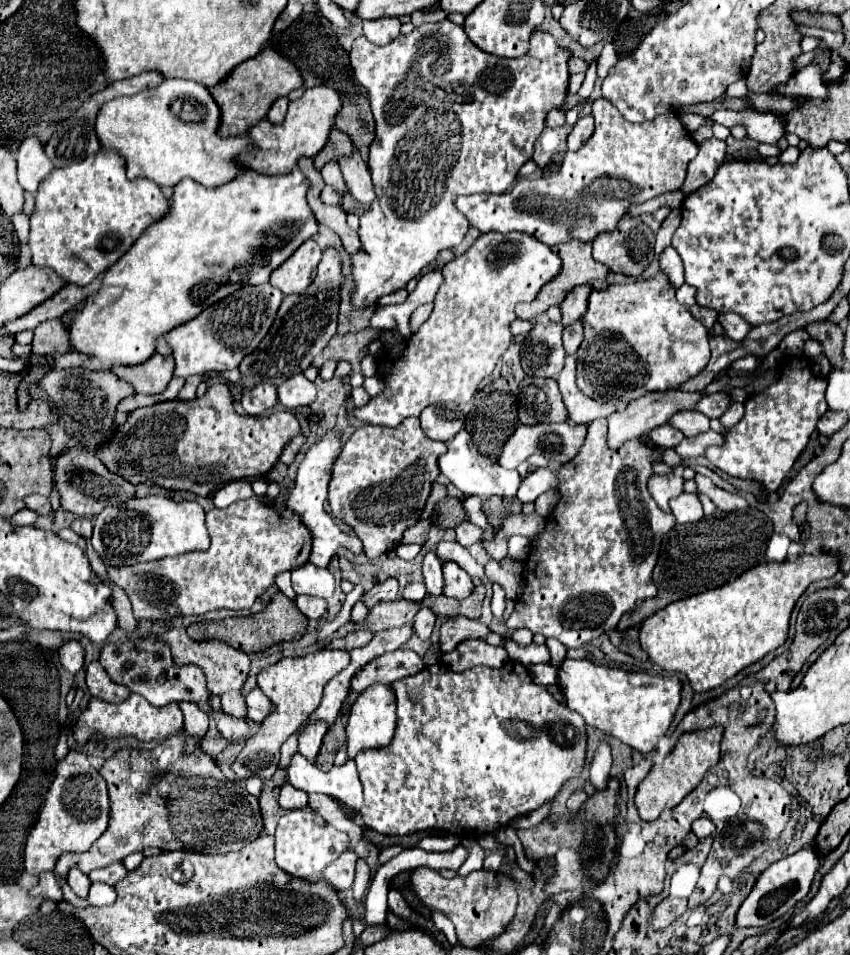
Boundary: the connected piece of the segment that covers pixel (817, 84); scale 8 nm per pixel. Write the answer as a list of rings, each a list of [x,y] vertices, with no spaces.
[[[813,64],[799,70],[787,84],[779,84],[771,90],[779,96],[789,98],[825,98],[825,86],[821,82],[821,70]]]

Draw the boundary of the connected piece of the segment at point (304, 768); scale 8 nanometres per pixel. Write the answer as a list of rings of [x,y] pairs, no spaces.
[[[295,752],[289,762],[287,776],[289,782],[303,792],[329,794],[353,810],[359,810],[363,804],[363,788],[355,760],[351,758],[339,767],[333,766],[329,772],[321,772],[313,762]]]

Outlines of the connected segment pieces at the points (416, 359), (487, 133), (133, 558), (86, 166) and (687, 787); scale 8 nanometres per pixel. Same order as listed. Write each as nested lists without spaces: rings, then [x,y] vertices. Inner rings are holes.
[[[519,232],[481,234],[465,254],[447,262],[443,266],[443,284],[435,296],[433,312],[429,320],[405,340],[401,356],[393,358],[391,354],[381,354],[377,358],[377,370],[385,384],[383,392],[371,398],[365,406],[353,408],[353,416],[369,426],[397,428],[405,418],[419,416],[423,408],[439,402],[455,402],[464,416],[475,408],[473,396],[479,382],[493,372],[497,360],[511,344],[511,322],[515,316],[515,304],[531,302],[543,284],[553,280],[561,270],[561,258],[551,252],[549,246],[533,240],[533,236],[521,236]]]
[[[441,20],[441,22],[435,22],[435,24],[421,24],[421,26],[413,28],[409,34],[399,34],[395,40],[391,40],[385,46],[377,46],[377,44],[369,42],[365,36],[359,36],[353,42],[351,66],[355,70],[357,82],[369,94],[371,110],[373,110],[373,118],[375,118],[375,140],[371,144],[371,154],[369,154],[369,172],[371,172],[371,178],[373,178],[373,184],[375,184],[375,194],[377,194],[377,198],[371,204],[371,212],[365,212],[361,216],[359,236],[361,236],[361,242],[363,242],[363,250],[359,254],[351,256],[353,276],[355,276],[355,294],[353,294],[353,304],[355,306],[371,306],[371,304],[375,304],[375,300],[379,296],[385,296],[389,292],[405,288],[411,278],[415,278],[425,266],[435,262],[437,254],[443,248],[459,246],[463,236],[469,230],[469,220],[455,208],[455,198],[477,194],[477,192],[503,194],[515,182],[515,178],[519,174],[519,168],[527,160],[531,160],[533,146],[535,146],[537,138],[541,136],[541,132],[545,130],[545,116],[553,108],[557,108],[557,106],[561,106],[565,102],[567,86],[569,86],[569,60],[571,60],[573,54],[571,54],[571,50],[559,46],[557,40],[551,34],[541,32],[541,30],[535,30],[531,34],[529,42],[531,42],[531,46],[529,46],[527,54],[521,56],[521,58],[491,56],[491,54],[483,52],[481,48],[477,48],[469,40],[463,26],[453,24],[449,20]]]
[[[169,496],[131,498],[121,506],[105,508],[93,526],[91,544],[105,566],[129,566],[137,562],[179,556],[189,550],[209,548],[209,532],[205,526],[205,510],[197,502],[175,502]]]
[[[99,150],[97,156],[89,156],[69,168],[53,170],[37,190],[35,210],[31,214],[29,250],[35,266],[53,268],[67,284],[87,286],[95,276],[113,266],[139,238],[139,234],[167,212],[169,200],[161,194],[153,180],[127,180],[125,160],[113,150]]]
[[[711,726],[707,730],[695,730],[685,732],[679,736],[675,748],[665,758],[661,766],[653,766],[647,778],[639,784],[635,794],[635,806],[639,810],[639,816],[643,820],[657,820],[663,810],[675,808],[705,776],[709,768],[713,768],[719,762],[719,742],[723,736],[721,726]]]

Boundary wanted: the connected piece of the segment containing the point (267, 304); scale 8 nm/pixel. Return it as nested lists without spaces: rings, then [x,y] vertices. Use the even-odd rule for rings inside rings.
[[[271,284],[245,286],[239,288],[239,292],[229,294],[221,302],[205,308],[193,320],[165,332],[165,340],[173,350],[173,358],[175,358],[173,374],[177,378],[189,378],[191,374],[199,374],[205,370],[225,372],[237,368],[241,360],[247,354],[251,354],[269,332],[281,300],[283,294]]]

